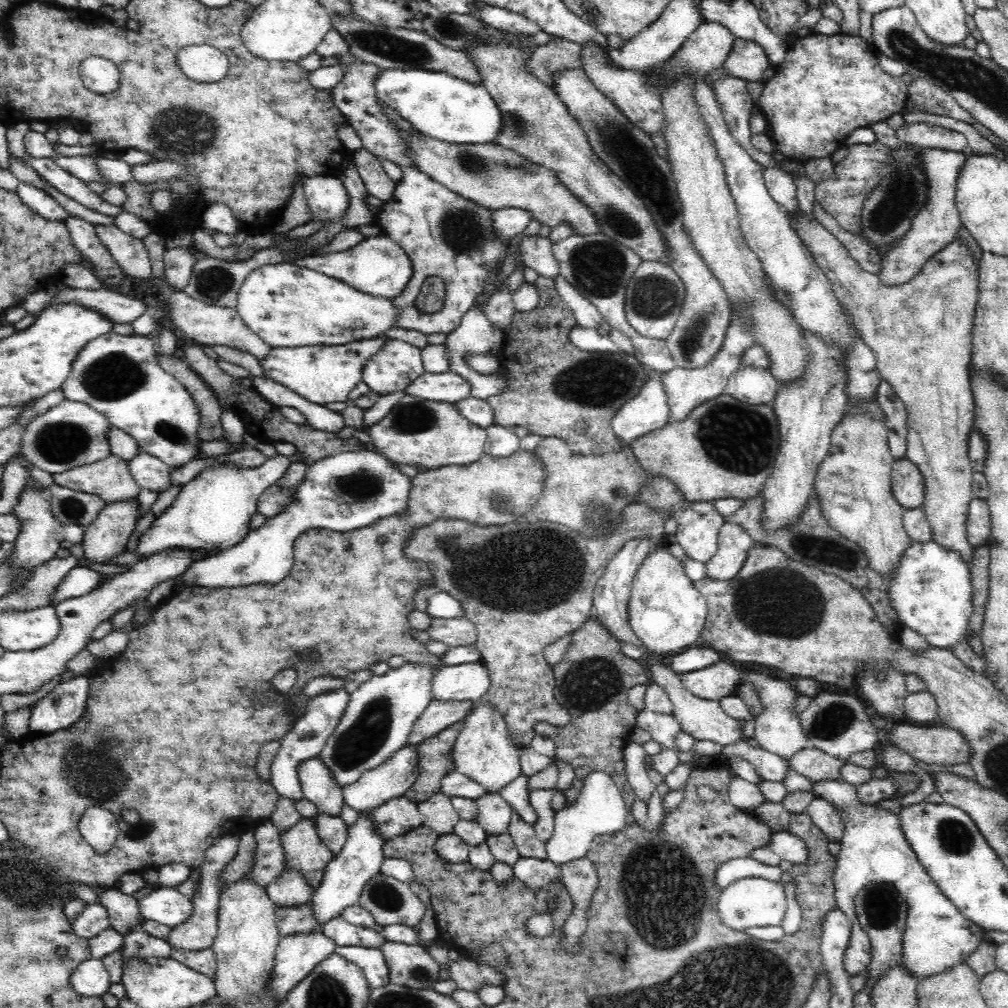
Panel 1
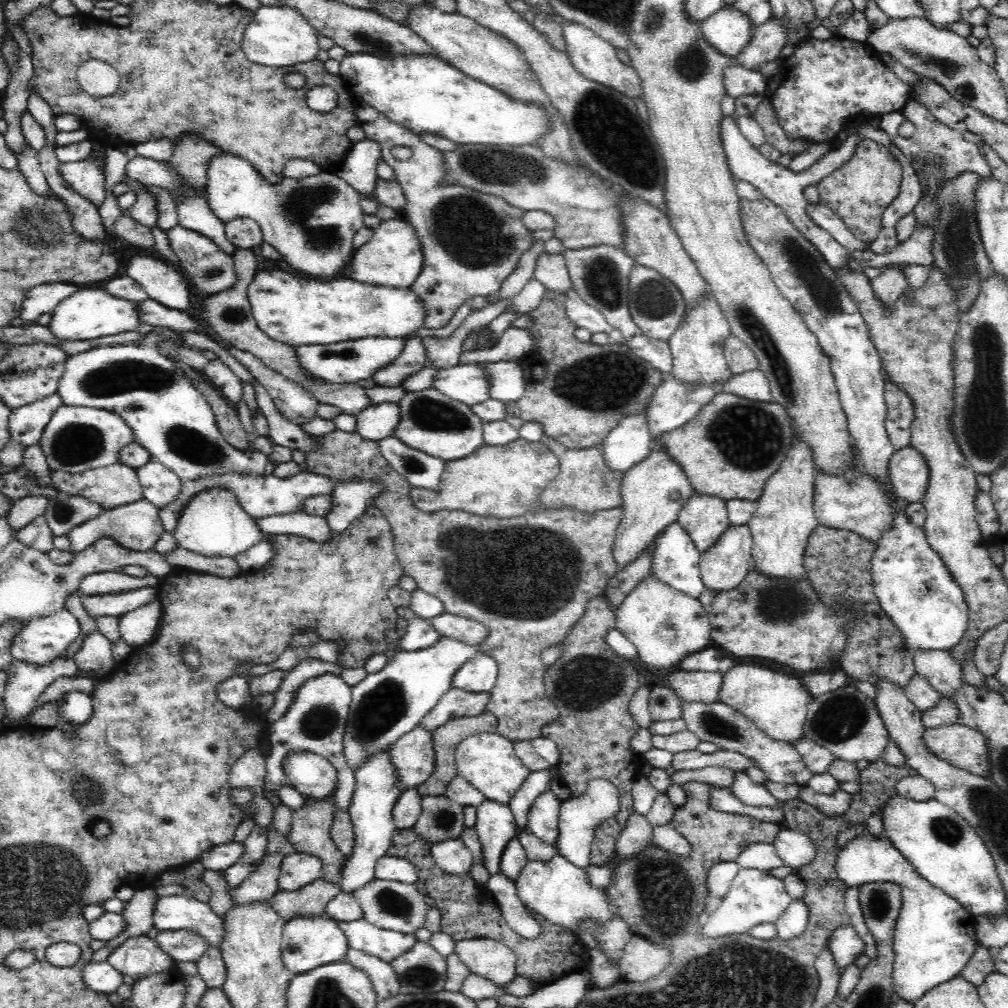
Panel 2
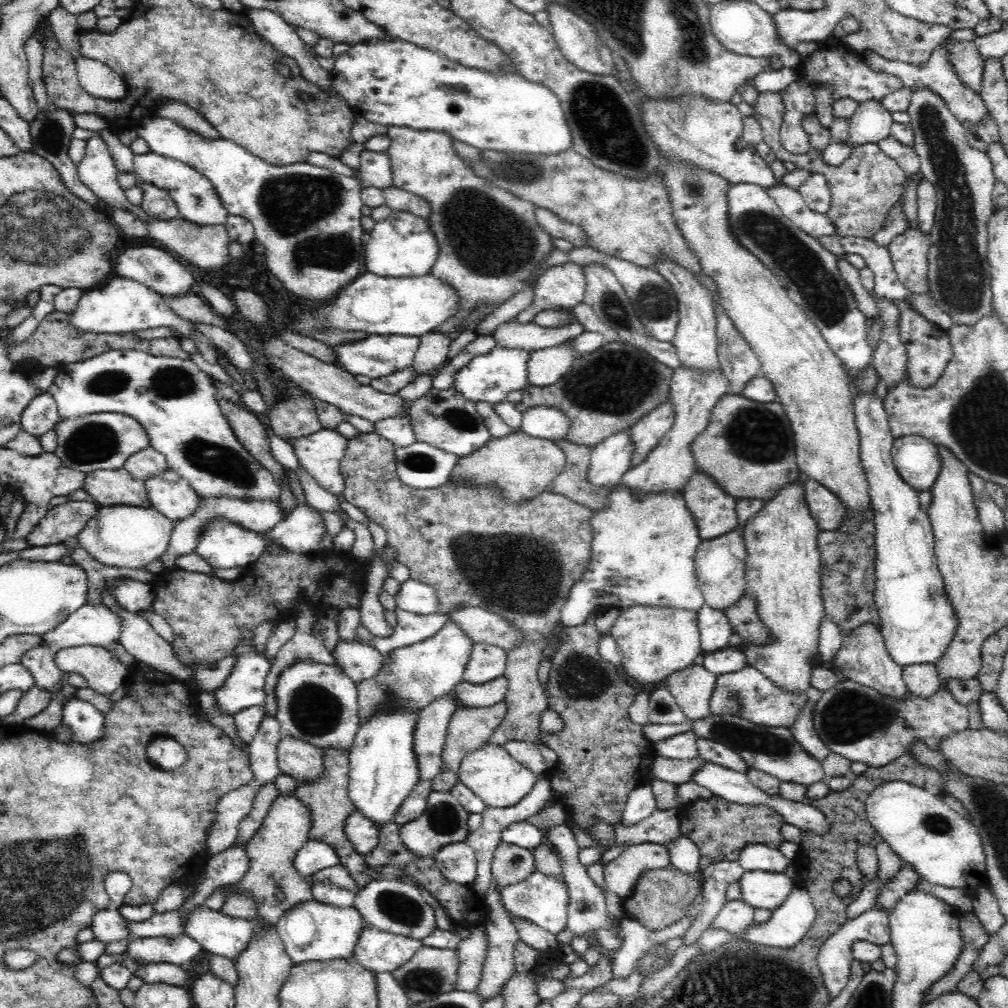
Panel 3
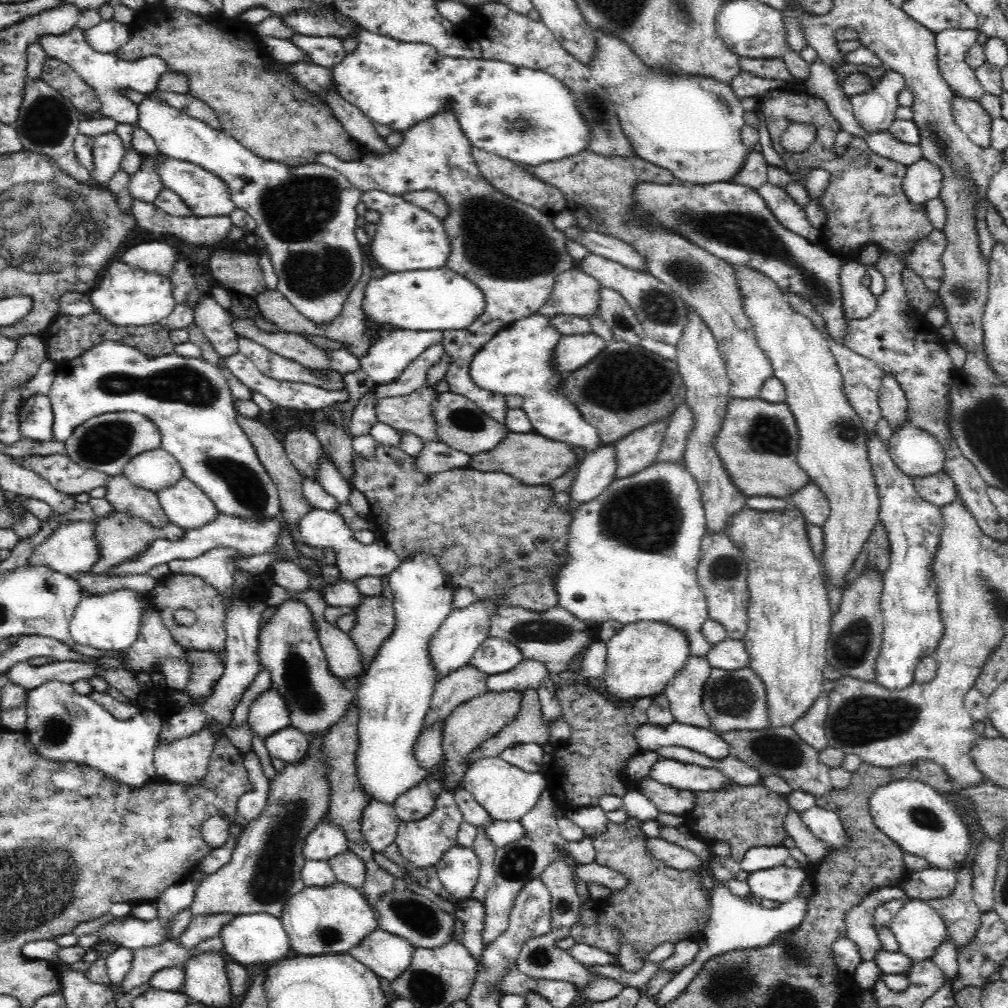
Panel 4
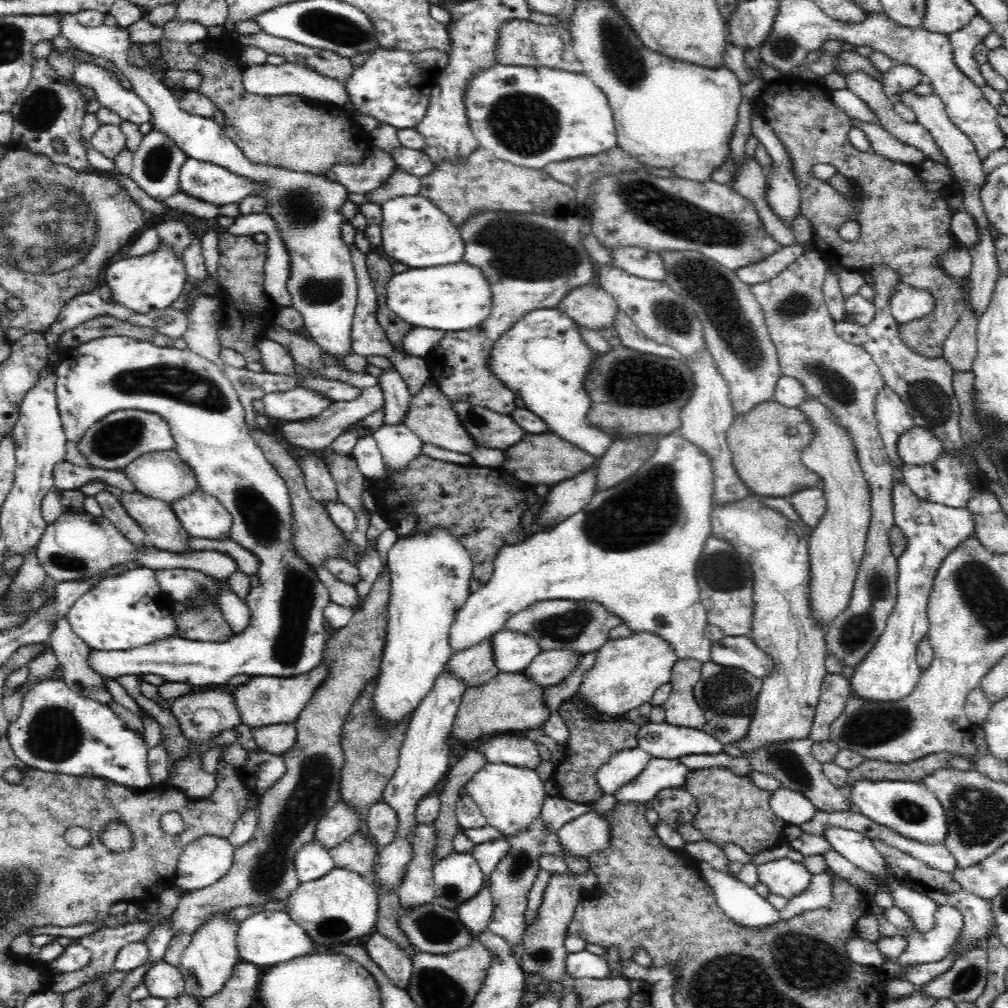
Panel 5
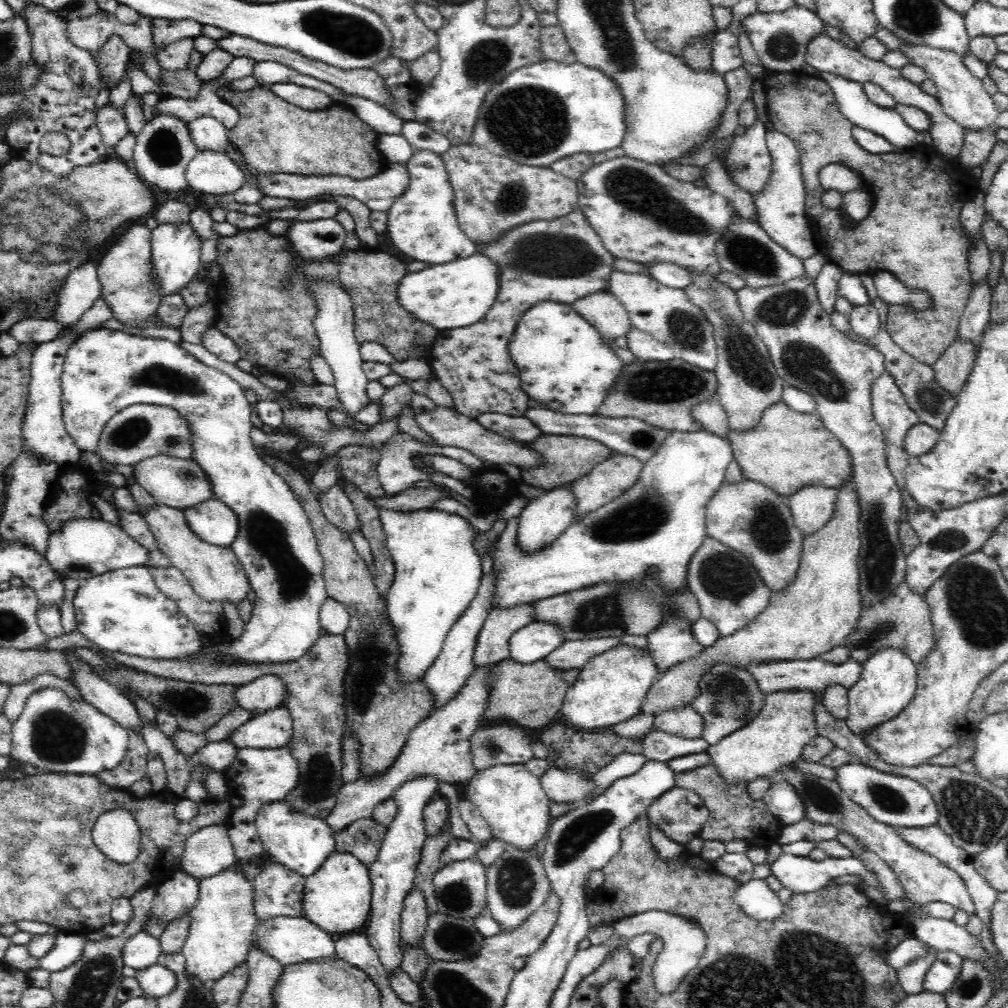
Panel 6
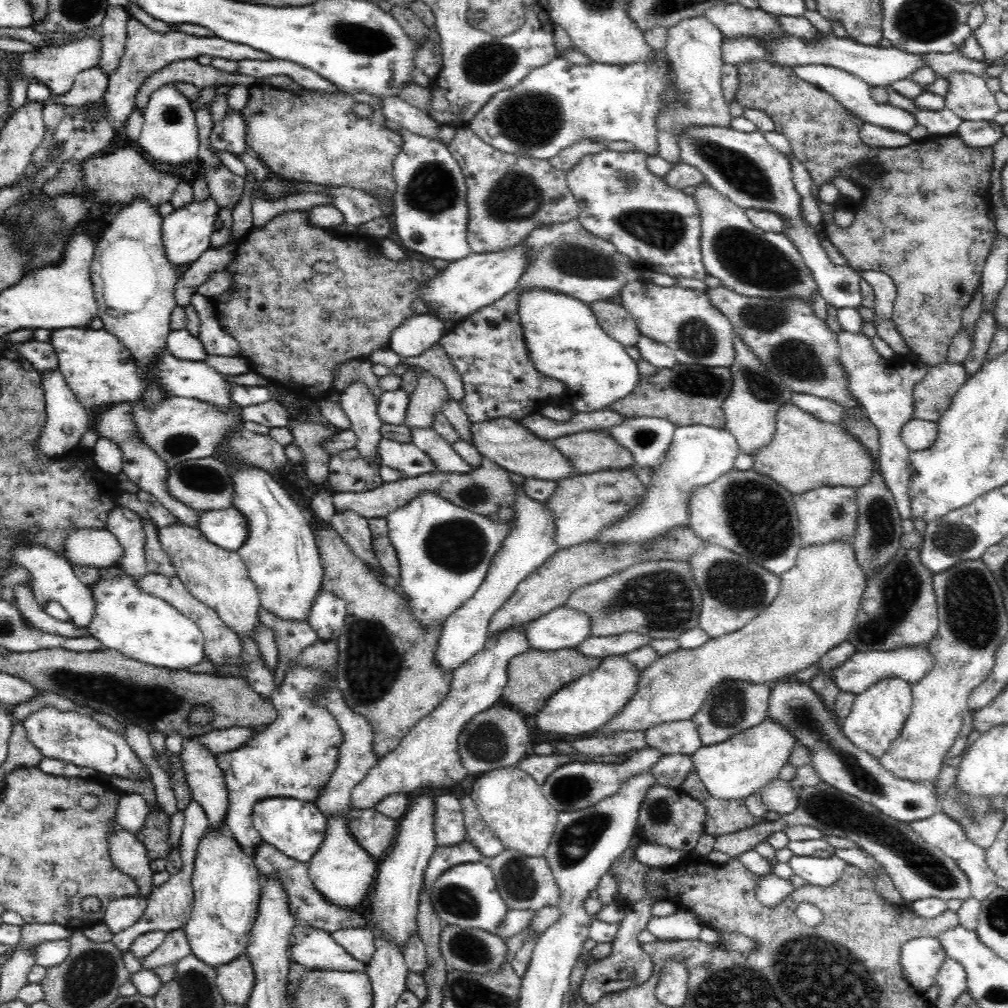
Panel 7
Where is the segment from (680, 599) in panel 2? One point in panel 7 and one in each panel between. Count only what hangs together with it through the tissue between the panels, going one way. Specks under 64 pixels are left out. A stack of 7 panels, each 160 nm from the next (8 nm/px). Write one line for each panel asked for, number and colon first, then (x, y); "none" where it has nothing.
3: (655, 642)
4: (643, 658)
5: (627, 672)
6: (611, 688)
7: (587, 704)

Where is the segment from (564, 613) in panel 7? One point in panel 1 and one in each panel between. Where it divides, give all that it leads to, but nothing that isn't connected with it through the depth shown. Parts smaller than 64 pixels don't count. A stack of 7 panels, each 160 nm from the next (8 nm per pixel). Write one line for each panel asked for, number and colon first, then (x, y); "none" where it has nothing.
1: (471, 681)
2: (479, 674)
3: (487, 662)
4: (494, 656)
5: (513, 651)
6: (528, 644)

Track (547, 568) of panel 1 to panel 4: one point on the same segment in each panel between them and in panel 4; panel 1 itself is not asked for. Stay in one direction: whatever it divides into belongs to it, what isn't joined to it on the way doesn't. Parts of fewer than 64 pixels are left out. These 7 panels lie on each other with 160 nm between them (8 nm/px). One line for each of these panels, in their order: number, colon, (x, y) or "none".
2: (527, 579)
3: (474, 548)
4: (487, 531)

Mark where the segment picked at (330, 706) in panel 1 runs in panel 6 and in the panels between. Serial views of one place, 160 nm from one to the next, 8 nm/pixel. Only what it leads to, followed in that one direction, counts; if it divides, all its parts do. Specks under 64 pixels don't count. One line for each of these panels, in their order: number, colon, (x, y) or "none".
2: (316, 721)
3: (316, 703)
4: (289, 649)
5: (286, 634)
6: (104, 371)

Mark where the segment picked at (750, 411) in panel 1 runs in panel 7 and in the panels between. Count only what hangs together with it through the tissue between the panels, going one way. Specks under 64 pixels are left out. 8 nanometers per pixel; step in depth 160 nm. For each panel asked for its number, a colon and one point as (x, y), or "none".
2: (733, 445)
3: (748, 448)
4: (758, 442)
5: (766, 443)
6: (788, 450)
7: (805, 453)

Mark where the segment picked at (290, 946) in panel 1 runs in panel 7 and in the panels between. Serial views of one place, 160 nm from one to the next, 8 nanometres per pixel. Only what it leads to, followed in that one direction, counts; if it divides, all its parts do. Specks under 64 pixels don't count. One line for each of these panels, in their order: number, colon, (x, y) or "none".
2: (307, 943)
3: (311, 931)
4: (330, 920)
5: (341, 907)
6: (337, 897)
7: (342, 871)

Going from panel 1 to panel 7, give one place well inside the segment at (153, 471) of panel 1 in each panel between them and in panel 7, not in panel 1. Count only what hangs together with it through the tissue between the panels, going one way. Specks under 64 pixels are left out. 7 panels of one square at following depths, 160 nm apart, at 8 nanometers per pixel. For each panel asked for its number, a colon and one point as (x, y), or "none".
2: (160, 485)
3: (171, 495)
4: (186, 505)
5: (202, 515)
6: (211, 520)
7: (228, 528)

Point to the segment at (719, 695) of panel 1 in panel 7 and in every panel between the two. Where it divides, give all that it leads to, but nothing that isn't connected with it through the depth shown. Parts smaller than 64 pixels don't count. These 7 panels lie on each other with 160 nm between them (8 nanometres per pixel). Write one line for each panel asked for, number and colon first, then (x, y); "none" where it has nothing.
2: (690, 686)
3: (692, 687)
4: (684, 693)
5: (681, 709)
6: (685, 722)
7: (679, 737)

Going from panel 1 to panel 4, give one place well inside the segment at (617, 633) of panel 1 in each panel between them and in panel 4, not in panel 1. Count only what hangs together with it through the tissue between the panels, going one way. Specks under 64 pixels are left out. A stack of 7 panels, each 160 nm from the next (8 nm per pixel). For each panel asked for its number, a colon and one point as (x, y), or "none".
2: (653, 491)
3: (693, 394)
4: (672, 450)

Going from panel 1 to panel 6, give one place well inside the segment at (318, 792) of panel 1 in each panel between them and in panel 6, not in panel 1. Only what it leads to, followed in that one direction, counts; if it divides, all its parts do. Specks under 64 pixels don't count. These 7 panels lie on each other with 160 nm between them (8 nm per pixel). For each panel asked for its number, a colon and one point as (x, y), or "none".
2: (313, 776)
3: (302, 761)
4: (289, 745)
5: (277, 738)
6: (272, 729)

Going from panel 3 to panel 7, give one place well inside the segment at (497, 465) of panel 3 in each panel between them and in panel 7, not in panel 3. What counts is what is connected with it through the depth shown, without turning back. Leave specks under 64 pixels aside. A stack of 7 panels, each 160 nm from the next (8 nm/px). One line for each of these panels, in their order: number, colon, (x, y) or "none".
4: (533, 459)
5: (539, 458)
6: (567, 458)
7: (588, 452)

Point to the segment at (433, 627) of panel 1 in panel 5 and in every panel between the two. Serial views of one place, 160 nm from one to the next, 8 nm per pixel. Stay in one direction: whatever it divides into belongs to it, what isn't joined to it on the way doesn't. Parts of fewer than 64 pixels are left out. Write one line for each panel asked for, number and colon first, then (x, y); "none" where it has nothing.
2: (469, 631)
3: (482, 626)
4: (553, 638)
5: (579, 625)

